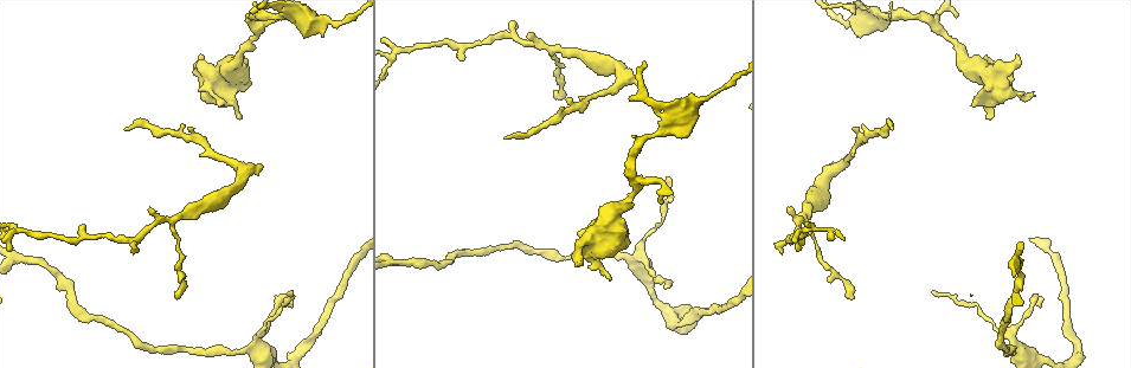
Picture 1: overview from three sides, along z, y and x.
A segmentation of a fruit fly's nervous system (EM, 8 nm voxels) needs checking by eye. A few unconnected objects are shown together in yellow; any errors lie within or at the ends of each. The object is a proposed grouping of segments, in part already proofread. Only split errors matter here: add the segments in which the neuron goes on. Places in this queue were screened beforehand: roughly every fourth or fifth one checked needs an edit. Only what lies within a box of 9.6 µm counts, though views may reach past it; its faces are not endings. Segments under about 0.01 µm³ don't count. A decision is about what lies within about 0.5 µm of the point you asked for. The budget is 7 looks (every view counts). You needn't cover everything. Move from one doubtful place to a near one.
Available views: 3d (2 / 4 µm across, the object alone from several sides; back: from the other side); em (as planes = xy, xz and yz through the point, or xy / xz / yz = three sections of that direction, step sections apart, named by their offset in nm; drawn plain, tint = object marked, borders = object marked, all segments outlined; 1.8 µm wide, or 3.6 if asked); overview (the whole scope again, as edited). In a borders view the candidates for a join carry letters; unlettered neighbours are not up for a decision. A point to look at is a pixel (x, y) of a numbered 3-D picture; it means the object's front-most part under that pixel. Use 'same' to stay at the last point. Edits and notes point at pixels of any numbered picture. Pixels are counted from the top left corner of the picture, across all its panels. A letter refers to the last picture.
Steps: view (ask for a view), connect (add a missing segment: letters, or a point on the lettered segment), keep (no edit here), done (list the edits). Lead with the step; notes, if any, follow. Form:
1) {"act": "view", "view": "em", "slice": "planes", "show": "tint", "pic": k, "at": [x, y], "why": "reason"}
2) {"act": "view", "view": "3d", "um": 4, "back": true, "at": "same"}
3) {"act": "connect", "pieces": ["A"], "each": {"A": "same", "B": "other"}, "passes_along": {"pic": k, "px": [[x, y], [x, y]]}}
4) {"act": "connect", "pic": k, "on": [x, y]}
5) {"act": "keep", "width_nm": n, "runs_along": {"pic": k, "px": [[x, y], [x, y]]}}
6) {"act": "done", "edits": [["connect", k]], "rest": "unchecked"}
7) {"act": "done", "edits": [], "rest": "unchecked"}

{"act": "view", "view": "em", "slice": "planes", "show": "borders", "pic": 1, "at": [124, 130], "why": "branch stops here"}

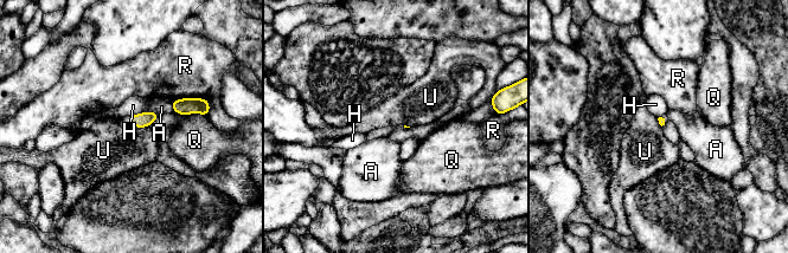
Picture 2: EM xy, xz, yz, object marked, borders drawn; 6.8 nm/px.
{"act": "keep", "each": {"A": "other", "H": "other", "Q": "other", "R": "other", "U": "other"}, "border": {"pic": 2, "px": [[147, 125], [140, 128]]}, "found": "no lettered segment goes on from it"}

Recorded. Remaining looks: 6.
{"act": "view", "view": "3d", "um": 4, "back": true, "pic": 1, "at": [174, 296], "why": "tapers out"}

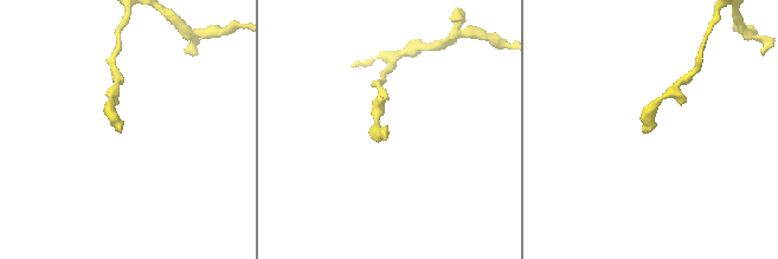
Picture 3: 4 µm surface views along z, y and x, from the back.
{"act": "view", "view": "em", "slice": "xy", "step": 4, "show": "borders", "pic": 3, "at": [643, 133], "why": "need the tissue"}

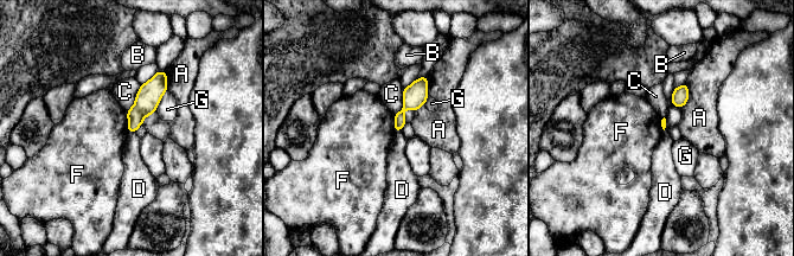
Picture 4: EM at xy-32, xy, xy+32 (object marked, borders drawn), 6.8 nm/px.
{"act": "keep", "each": {"A": "other", "B": "other", "C": "other", "D": "other", "F": "other", "G": "other"}, "border": {"pic": 4, "px": [[128, 132], [134, 133]]}, "found": "no lettered segment goes on from it"}

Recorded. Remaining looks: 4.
{"act": "view", "view": "3d", "um": 4, "pic": 1, "at": [661, 130], "why": "thin arm on a thick one"}

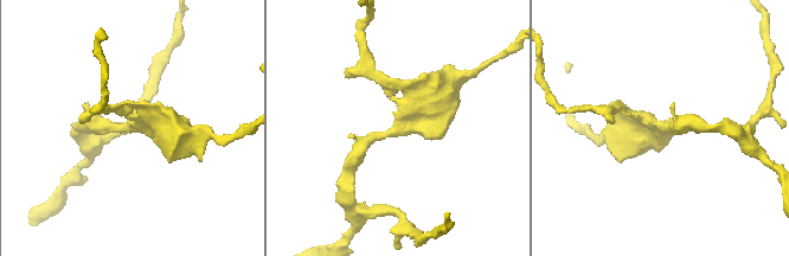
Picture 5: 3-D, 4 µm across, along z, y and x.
{"act": "view", "view": "em", "slice": "yz", "step": 16, "show": "borders", "pic": 5, "at": [399, 128], "arms": 3}

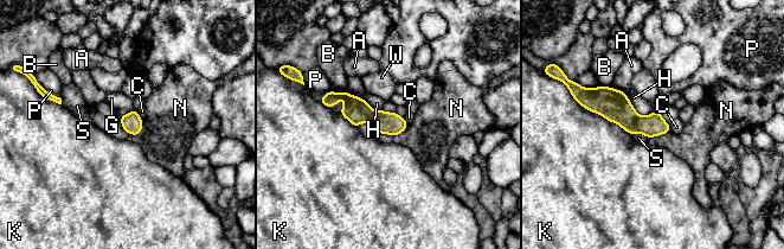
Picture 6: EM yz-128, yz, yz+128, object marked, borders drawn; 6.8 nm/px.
{"act": "keep", "each": {"A": "other", "B": "other", "C": "other", "G": "other", "H": "other", "K": "other", "N": "other", "P": "other", "S": "other", "W": "other"}, "found": "none of them fits"}

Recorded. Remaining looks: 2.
{"act": "done", "edits": [], "rest": "unchecked"}

